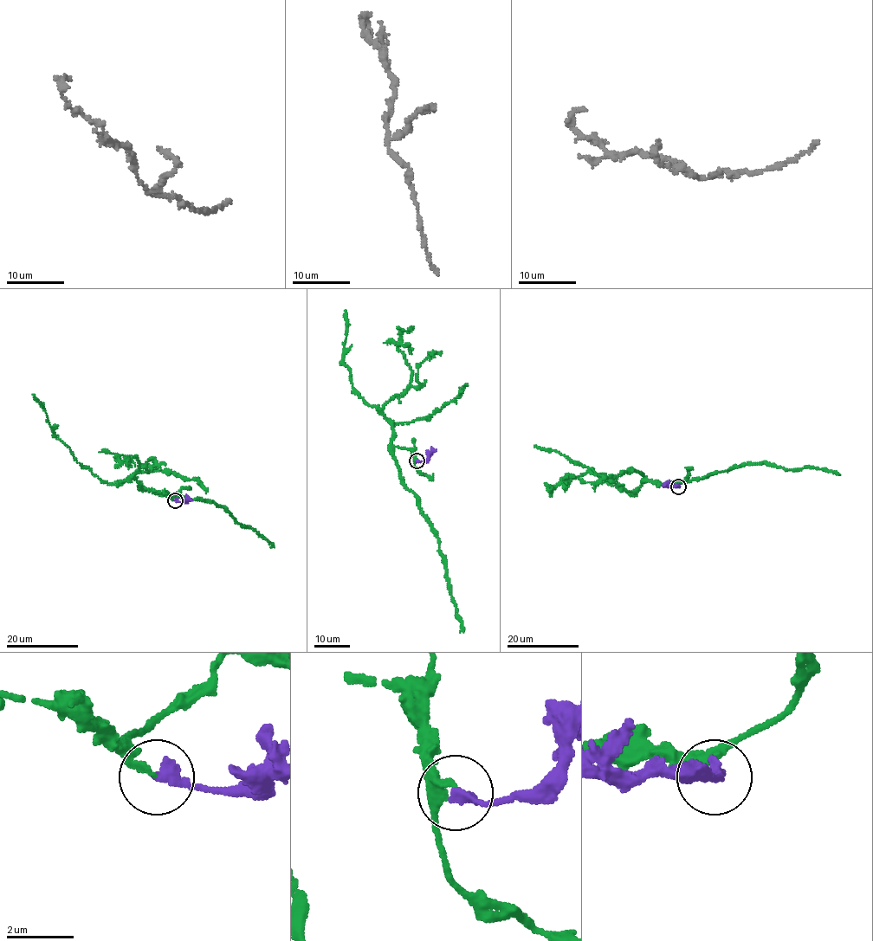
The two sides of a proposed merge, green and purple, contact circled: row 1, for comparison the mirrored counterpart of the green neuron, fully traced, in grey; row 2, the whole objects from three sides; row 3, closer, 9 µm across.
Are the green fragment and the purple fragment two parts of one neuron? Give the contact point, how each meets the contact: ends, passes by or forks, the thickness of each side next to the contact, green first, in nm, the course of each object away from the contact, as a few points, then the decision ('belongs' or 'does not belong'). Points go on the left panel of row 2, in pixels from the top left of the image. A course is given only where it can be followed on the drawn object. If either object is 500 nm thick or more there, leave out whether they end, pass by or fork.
at (175, 500); green ends there; purple ends there; 140 nm thick on the green side, 320 nm on the other; green runs (174, 500), (162, 492), (143, 488), (159, 494), (201, 499), (223, 506), (239, 524), (251, 528), (274, 547); purple runs (174, 500), (191, 500); belongs

